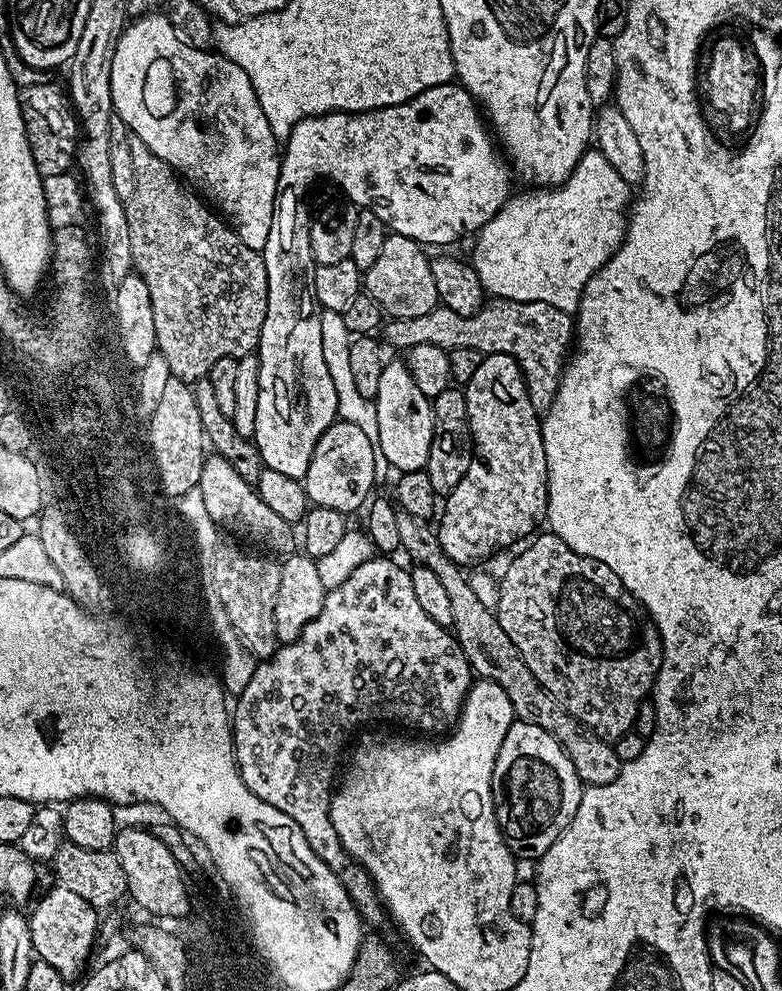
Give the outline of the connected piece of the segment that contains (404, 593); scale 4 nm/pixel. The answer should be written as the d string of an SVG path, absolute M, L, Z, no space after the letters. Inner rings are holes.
M376 554L373 555L372 559L362 562L362 566L358 566L358 570L354 570L354 574L350 574L350 578L346 578L346 582L325 591L322 610L304 627L298 639L281 643L272 656L268 659L261 659L257 663L249 685L235 701L234 715L231 717L232 739L236 754L236 767L240 769L240 776L246 782L249 790L258 798L262 798L262 802L282 810L282 814L289 816L299 826L300 832L310 842L316 856L322 858L334 870L334 874L340 877L345 890L350 894L350 898L359 908L361 917L365 921L378 919L380 912L382 916L380 894L369 878L368 871L361 864L356 863L348 855L348 851L344 849L330 818L334 781L337 779L336 767L340 764L340 755L344 752L344 743L363 724L368 724L371 720L393 720L394 723L401 724L404 728L421 728L424 731L421 733L424 734L447 733L459 720L460 712L464 708L464 700L468 697L468 689L472 687L473 683L472 667L468 664L466 654L462 654L462 646L456 640L455 635L449 629L438 626L438 622L434 622L434 618L430 618L430 614L426 614L426 610L422 610L422 605L418 603L418 597L414 594L414 585L410 582L409 569L403 568L400 564L395 564L392 560L387 560L380 554Z

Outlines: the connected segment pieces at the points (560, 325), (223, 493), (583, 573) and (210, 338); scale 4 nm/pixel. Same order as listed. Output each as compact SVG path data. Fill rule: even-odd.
M495 298L489 299L484 307L469 316L454 314L454 310L438 306L430 310L430 314L422 314L418 318L389 319L383 325L383 332L383 343L389 349L407 350L429 344L445 350L469 348L485 354L510 354L522 370L530 402L537 414L547 412L554 402L560 375L564 372L574 344L574 320L569 313L546 302L514 302Z
M212 454L205 459L199 487L202 490L203 501L206 502L207 513L217 529L233 532L234 535L257 544L257 549L276 558L284 558L297 551L298 536L297 533L296 536L292 533L293 525L287 524L280 515L274 514L274 510L270 510L270 506L266 506L266 502L262 502L255 487L244 480L242 474L238 474L238 470L227 457Z
M548 530L545 531L545 534L538 535L537 541L531 544L531 547L514 558L510 570L507 571L505 577L498 580L498 583L500 593L494 609L496 617L502 626L502 630L506 630L506 634L510 637L510 642L514 642L518 654L522 654L526 666L530 666L530 674L534 674L534 678L538 678L542 687L565 710L574 714L574 718L581 720L586 727L594 729L603 740L614 742L633 731L637 727L636 715L640 712L640 703L643 700L645 703L649 699L652 685L656 682L656 675L660 669L660 659L662 658L662 646L660 645L660 635L656 629L656 623L651 618L646 619L644 609L640 607L640 603L636 601L634 594L630 594L630 590L626 590L626 586L622 586L618 574L614 574L614 570L610 570L610 566L606 566L590 556L583 556L574 550L570 550L570 546L566 546L566 542L562 542L560 536L556 536L551 530Z
M132 138L130 155L134 162L134 194L126 201L126 222L130 222L130 250L135 275L150 286L156 350L166 362L170 362L173 376L187 382L203 380L218 358L241 358L253 355L259 349L268 297L264 257L243 244L235 227L225 223L203 199L200 201L176 169L162 162L150 146Z

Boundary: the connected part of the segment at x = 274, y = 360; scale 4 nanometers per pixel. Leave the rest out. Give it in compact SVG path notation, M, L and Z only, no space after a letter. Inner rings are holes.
M258 350L260 365L258 366L258 406L257 418L254 423L254 439L256 441L256 449L260 455L260 463L263 467L270 470L278 470L278 474L286 474L286 478L294 478L303 481L308 475L308 467L313 456L316 455L316 447L318 446L318 438L322 438L322 434L326 434L326 430L330 425L336 423L340 410L338 402L338 394L334 390L334 378L330 378L330 370L326 364L316 364L316 360L292 360L292 356L284 356L284 352L268 352L268 350Z

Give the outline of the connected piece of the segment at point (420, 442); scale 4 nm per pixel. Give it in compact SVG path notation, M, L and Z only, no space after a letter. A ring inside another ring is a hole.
M389 359L385 363L374 403L378 410L378 444L382 446L382 454L386 454L386 462L389 466L397 473L427 469L432 441L432 401L426 394L422 394L422 390L418 390L418 385L414 383L414 378L410 378L410 370L403 359Z

